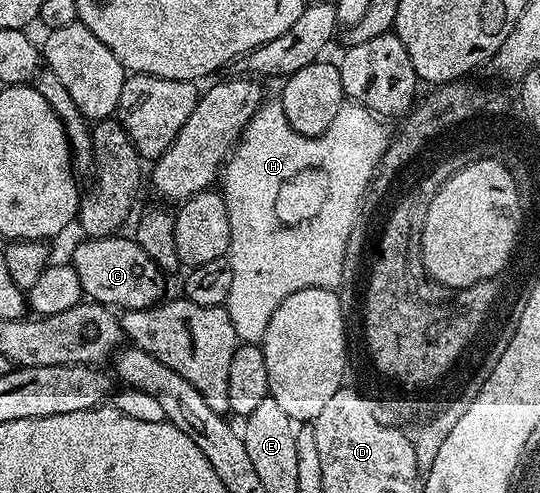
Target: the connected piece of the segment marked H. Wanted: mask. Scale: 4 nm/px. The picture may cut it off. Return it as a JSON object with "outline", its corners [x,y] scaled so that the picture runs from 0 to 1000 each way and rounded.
{"outline":[[[494,199],[463,239],[407,349],[407,385],[422,416],[422,456],[430,456],[430,481],[422,511],[422,523],[430,538],[430,586],[422,586],[422,602],[415,621],[422,643],[430,643],[430,659],[448,696],[483,698],[489,675],[496,667],[496,651],[504,651],[504,635],[511,635],[511,627],[519,627],[519,611],[526,611],[526,602],[541,602],[541,594],[548,594],[556,586],[602,582],[607,574],[626,570],[626,556],[631,550],[633,501],[639,499],[643,462],[648,460],[650,436],[656,432],[657,404],[681,391],[683,375],[691,369],[702,331],[711,318],[715,296],[726,280],[724,262],[715,260],[720,256],[702,235],[691,233],[681,219],[670,217],[665,209],[646,205],[635,207],[630,229],[622,229],[615,254],[607,254],[607,262],[598,274],[587,278],[557,274],[548,270],[548,262],[541,262],[541,254],[533,254],[533,237],[526,237],[520,207],[513,199],[498,201]]]}

